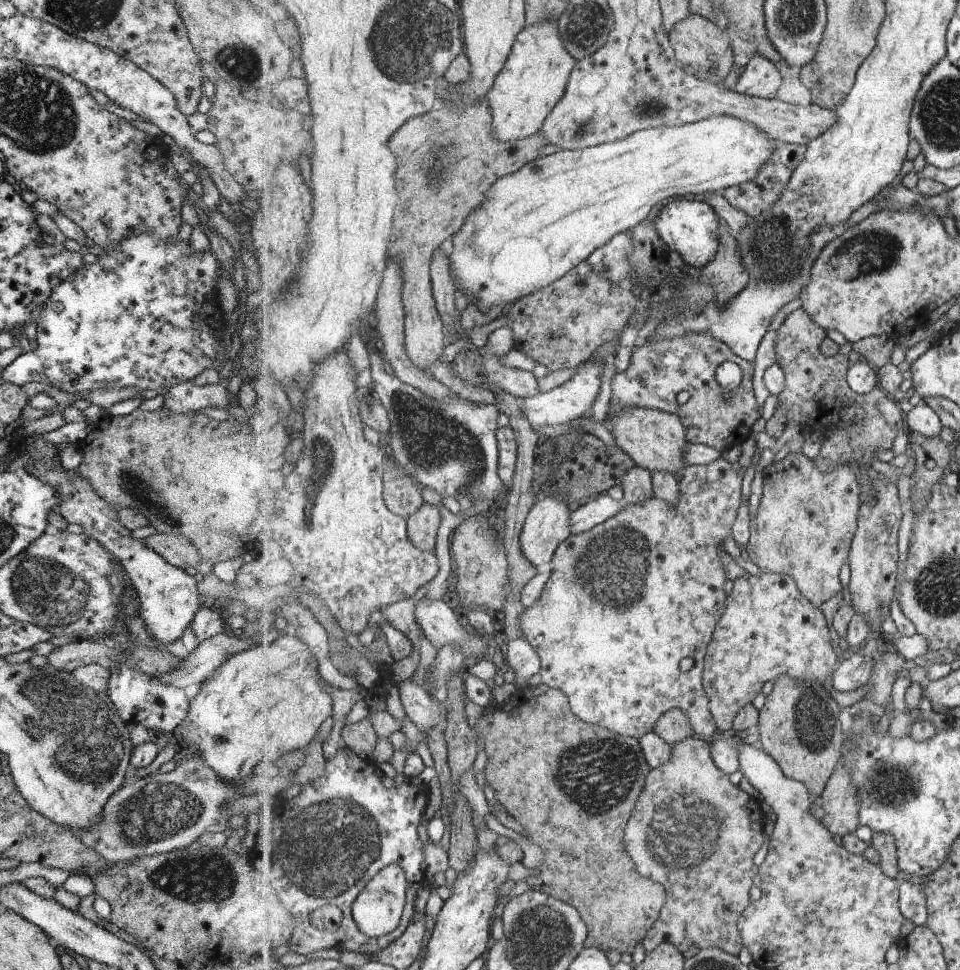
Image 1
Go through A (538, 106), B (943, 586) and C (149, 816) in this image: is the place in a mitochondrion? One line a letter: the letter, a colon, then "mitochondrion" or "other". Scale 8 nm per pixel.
A: other
B: mitochondrion
C: mitochondrion

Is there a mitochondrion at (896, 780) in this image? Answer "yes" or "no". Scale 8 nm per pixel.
yes

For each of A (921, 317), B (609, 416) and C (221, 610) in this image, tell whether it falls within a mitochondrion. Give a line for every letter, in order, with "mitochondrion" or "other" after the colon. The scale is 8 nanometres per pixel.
A: other
B: other
C: other

